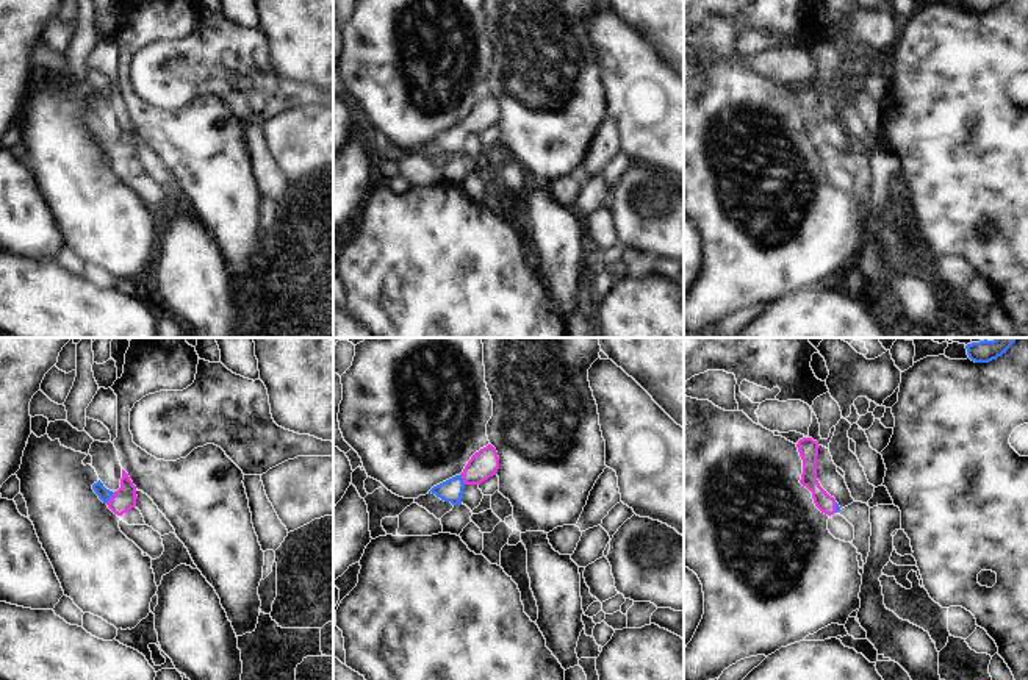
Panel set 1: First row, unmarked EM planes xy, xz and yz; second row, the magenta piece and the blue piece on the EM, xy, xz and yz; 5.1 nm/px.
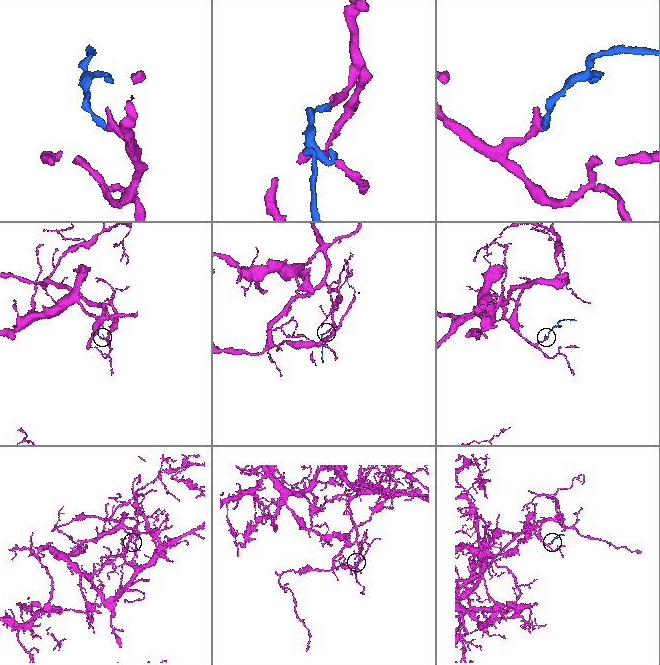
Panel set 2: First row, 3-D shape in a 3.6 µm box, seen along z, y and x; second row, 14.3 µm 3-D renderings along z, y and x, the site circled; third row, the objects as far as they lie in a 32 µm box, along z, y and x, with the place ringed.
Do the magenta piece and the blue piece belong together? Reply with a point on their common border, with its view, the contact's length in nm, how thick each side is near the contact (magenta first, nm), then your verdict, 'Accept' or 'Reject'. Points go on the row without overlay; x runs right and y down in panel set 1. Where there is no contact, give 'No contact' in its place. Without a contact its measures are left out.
Touches magenta at xy (110, 149). Shared border 80 nm. Thickness 120 nm (magenta) against 70 nm. Accept.

